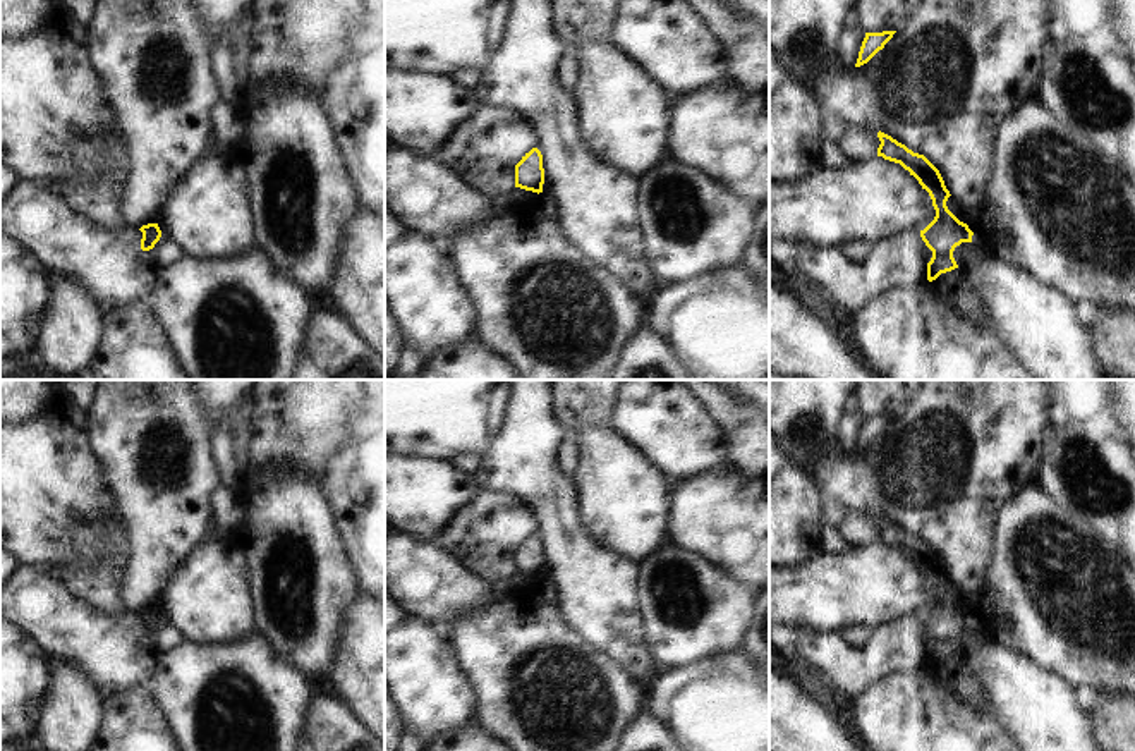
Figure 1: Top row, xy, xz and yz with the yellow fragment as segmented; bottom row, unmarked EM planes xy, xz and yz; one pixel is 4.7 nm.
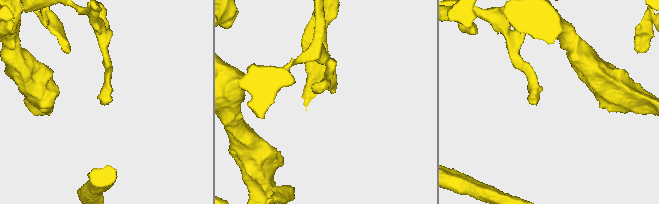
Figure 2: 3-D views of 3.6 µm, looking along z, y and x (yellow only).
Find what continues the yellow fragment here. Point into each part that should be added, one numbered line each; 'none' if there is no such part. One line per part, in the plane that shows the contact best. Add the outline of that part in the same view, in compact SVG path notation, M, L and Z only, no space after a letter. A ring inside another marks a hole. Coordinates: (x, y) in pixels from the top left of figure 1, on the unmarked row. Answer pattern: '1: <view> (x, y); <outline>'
none

